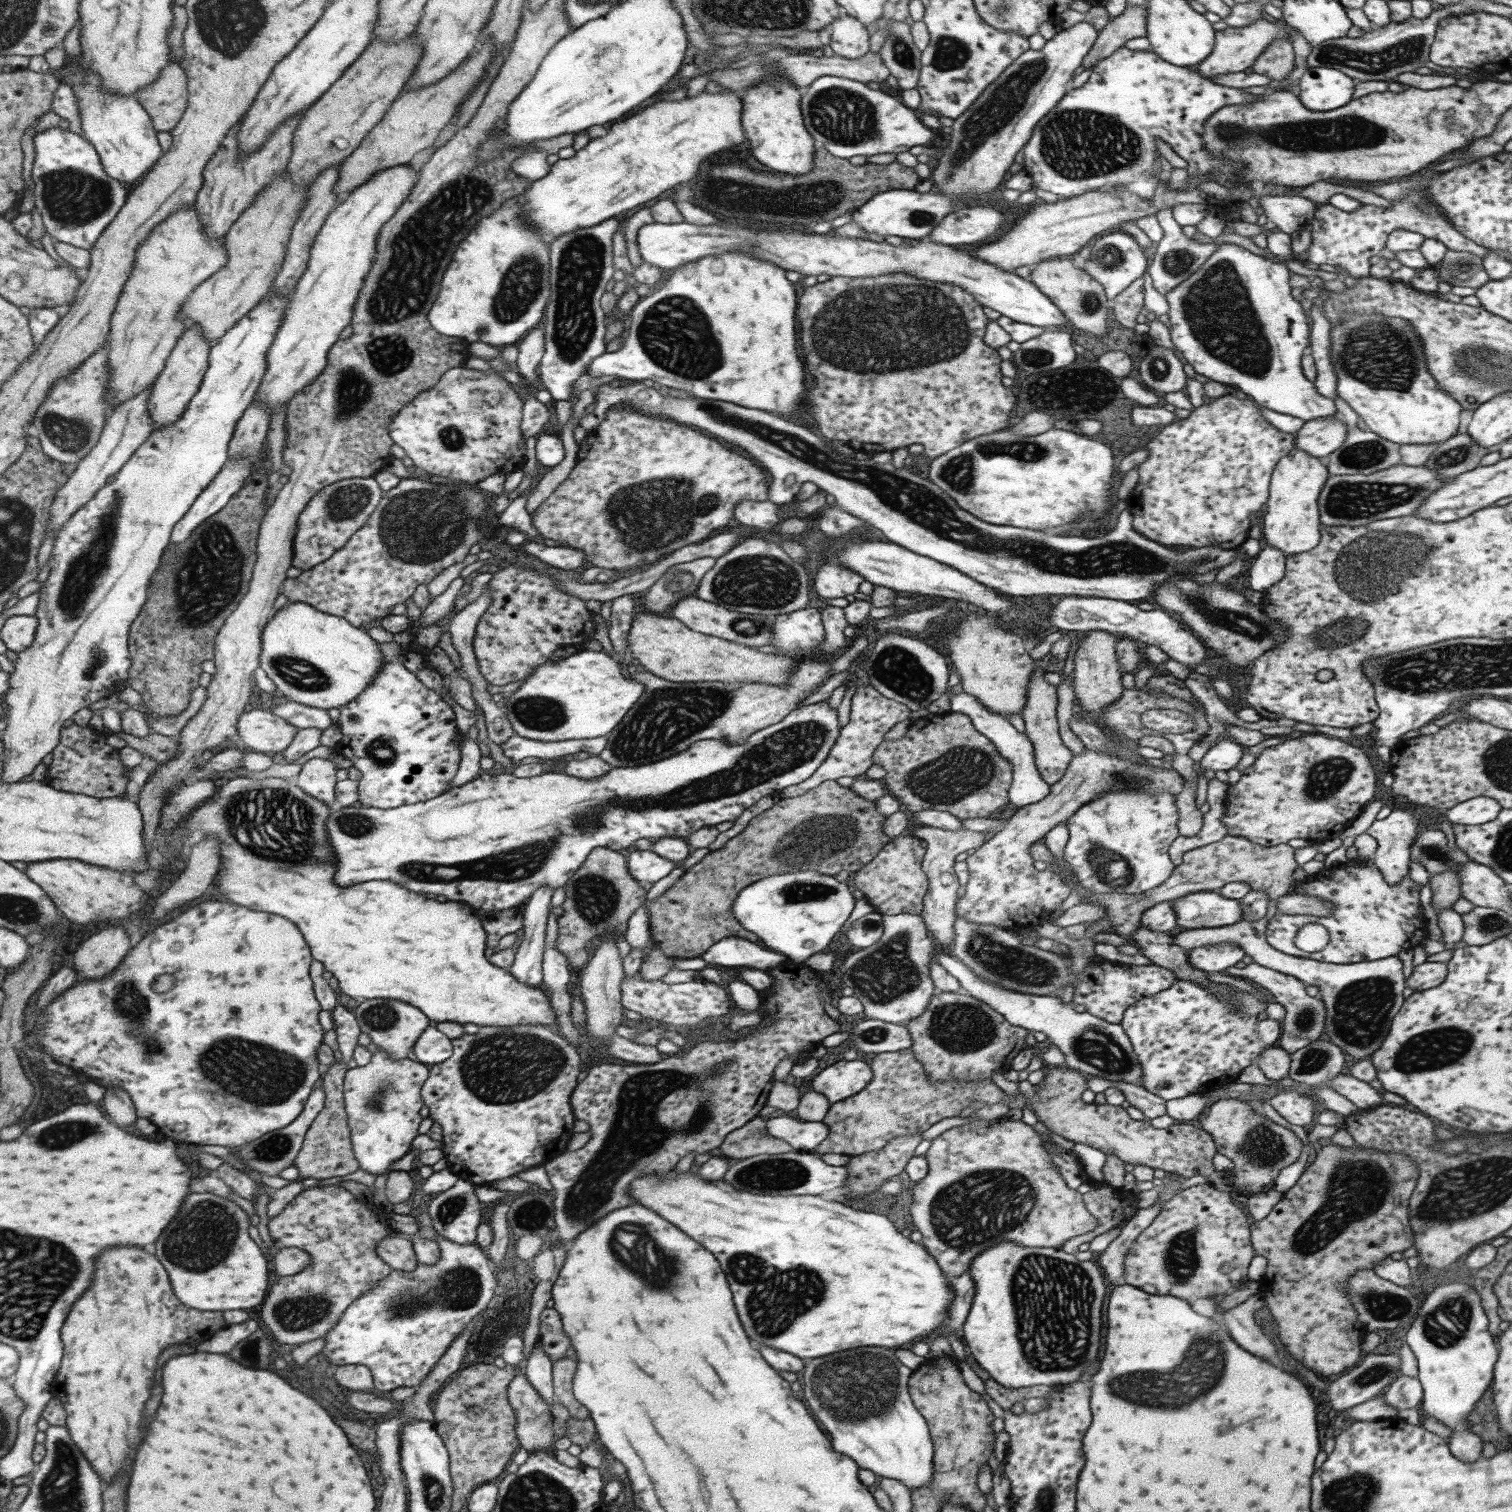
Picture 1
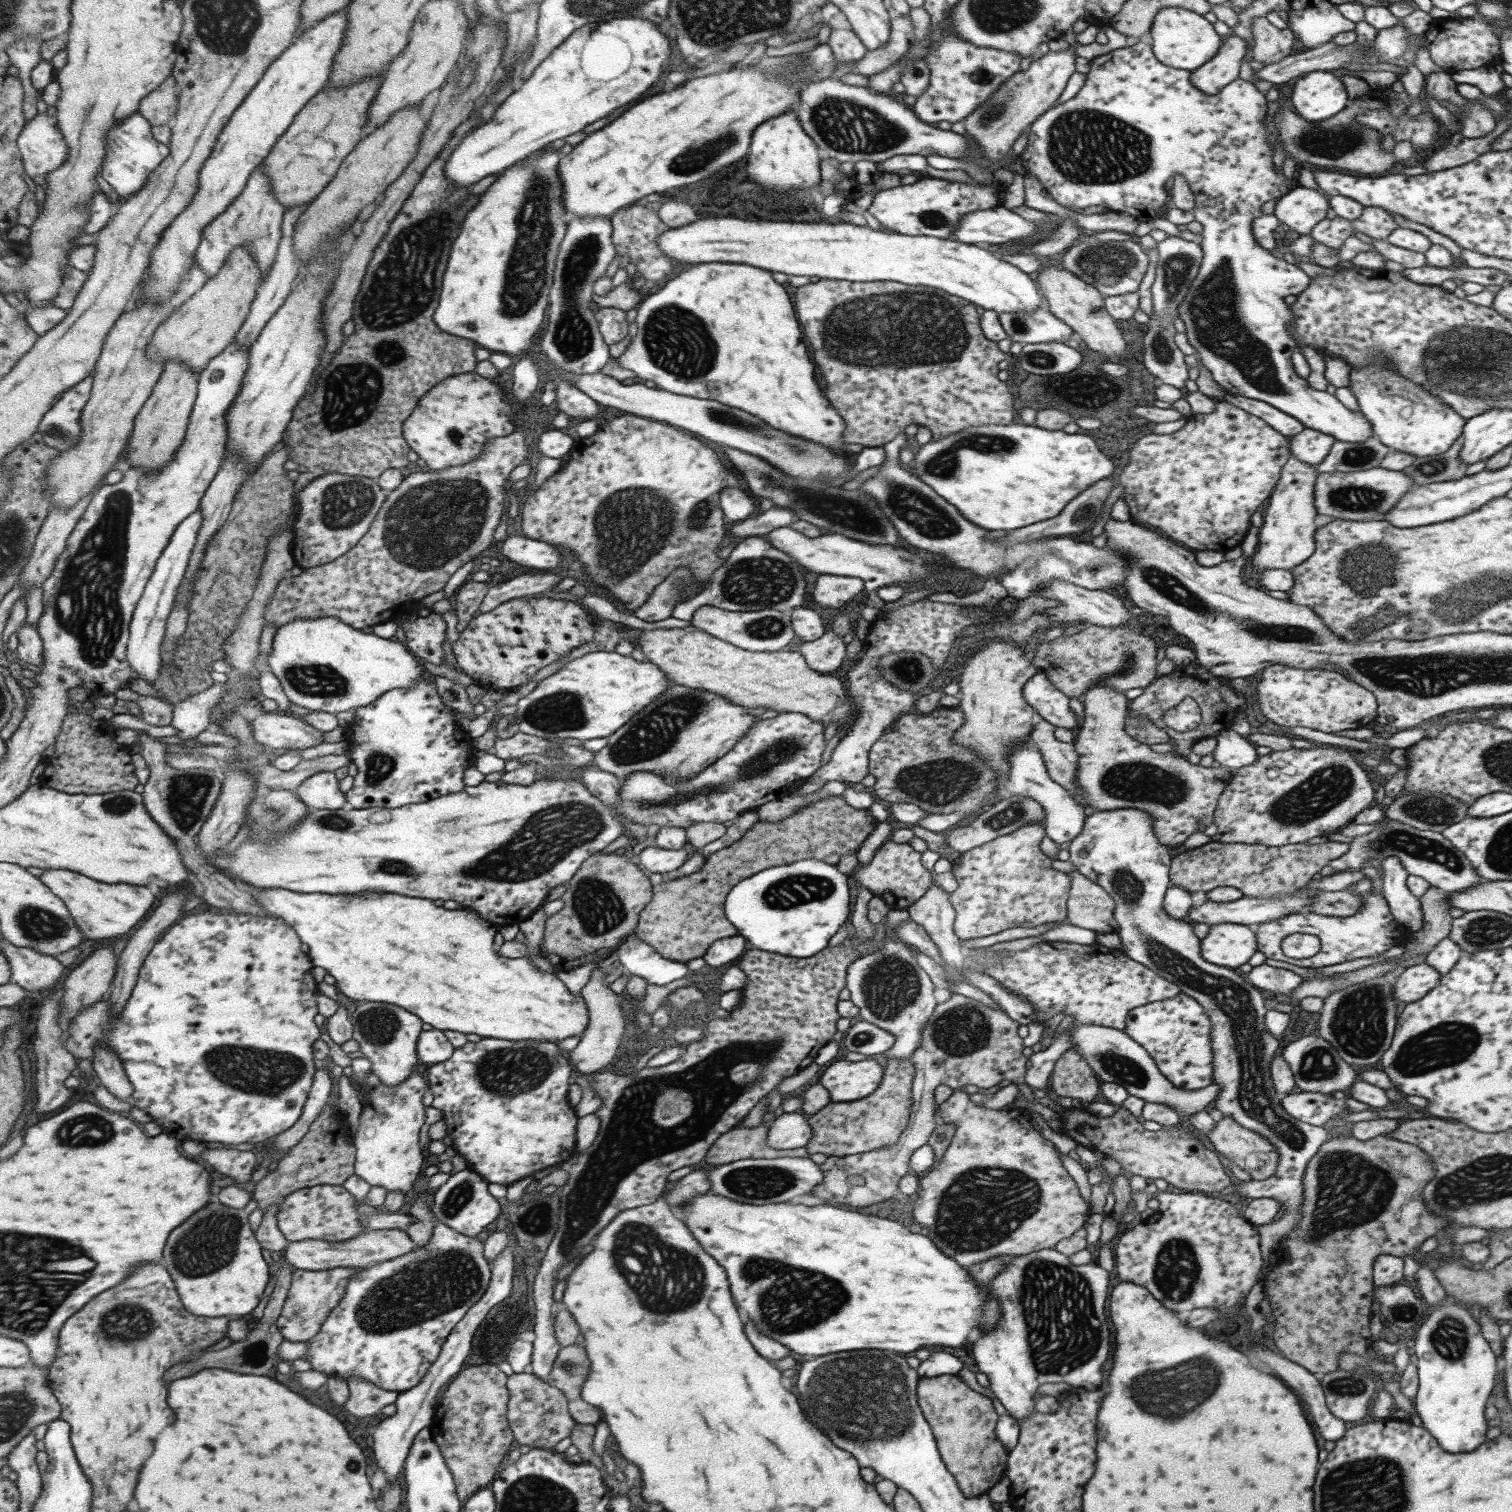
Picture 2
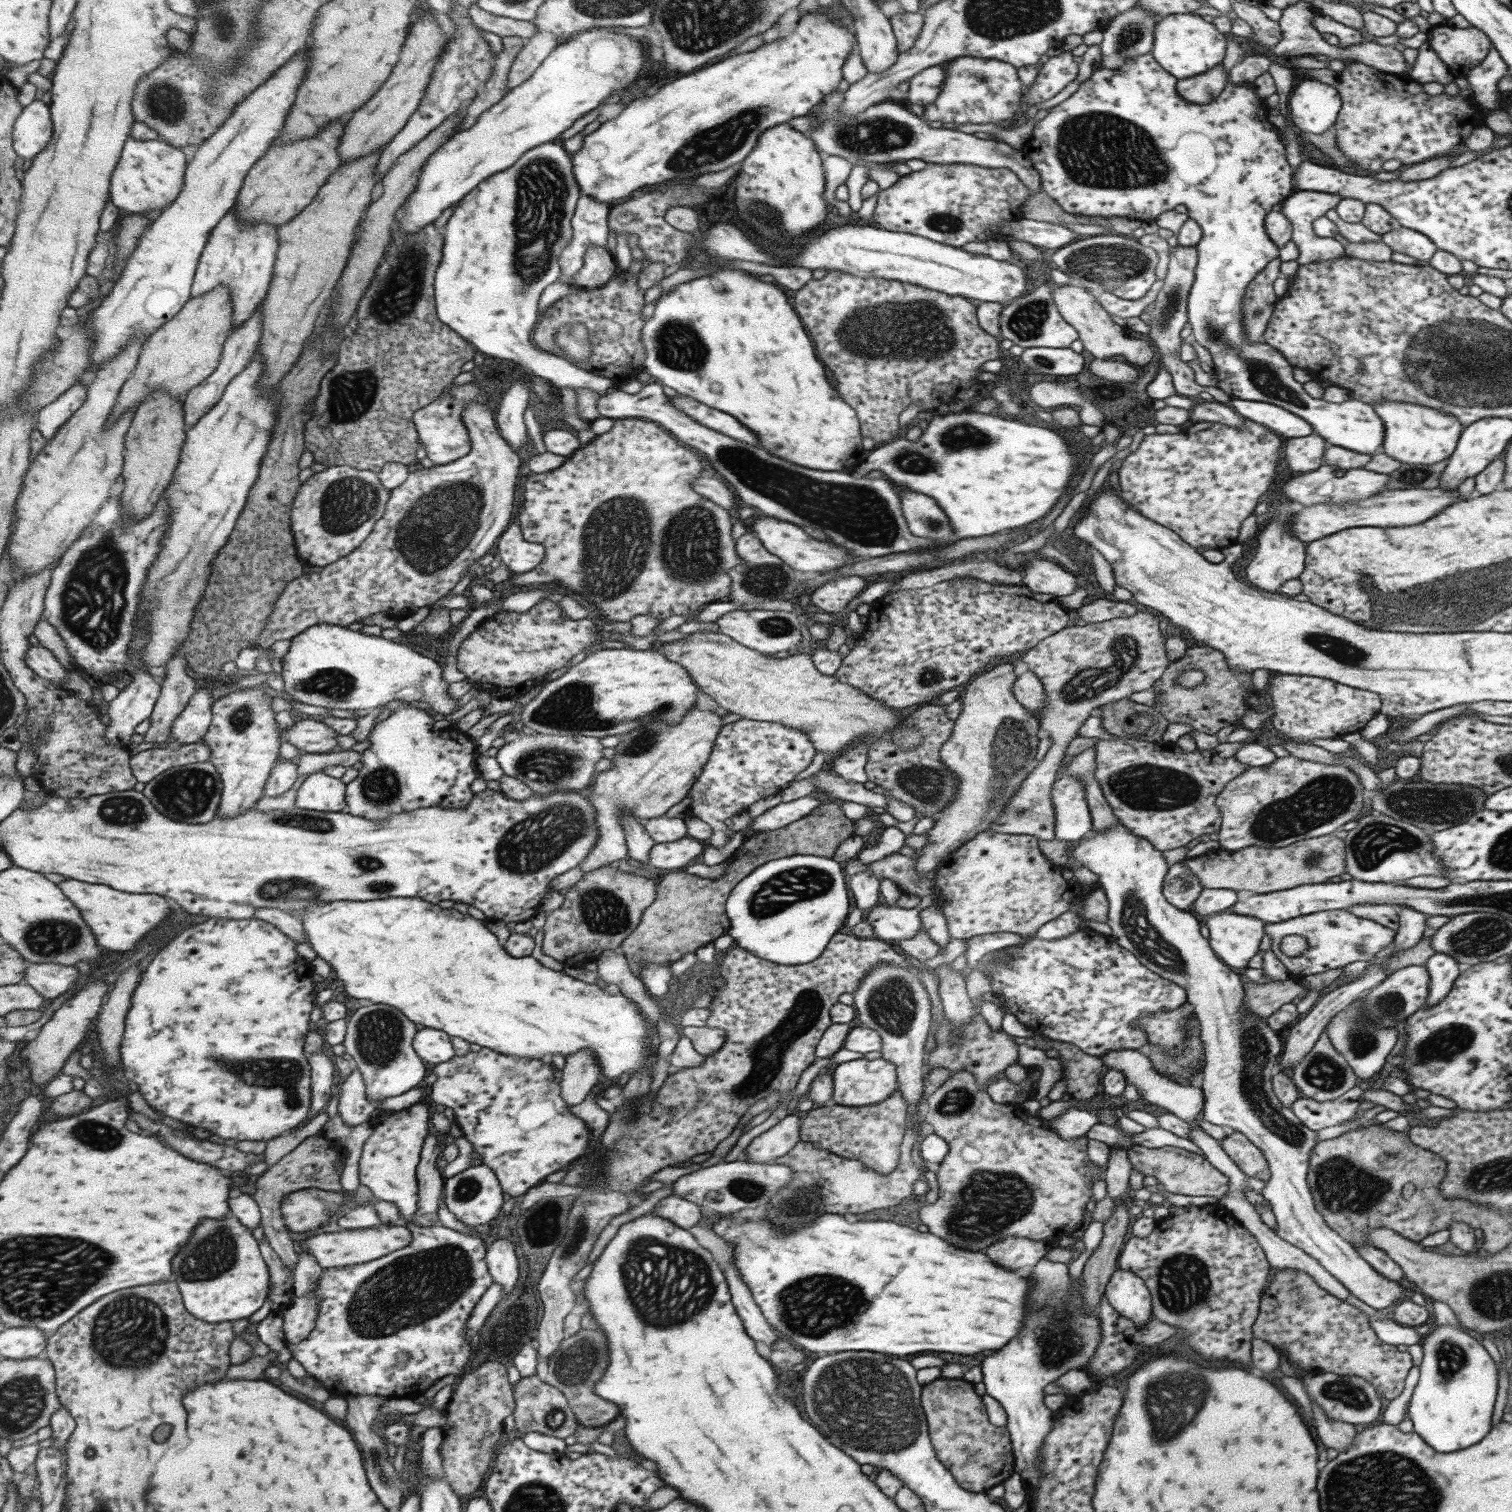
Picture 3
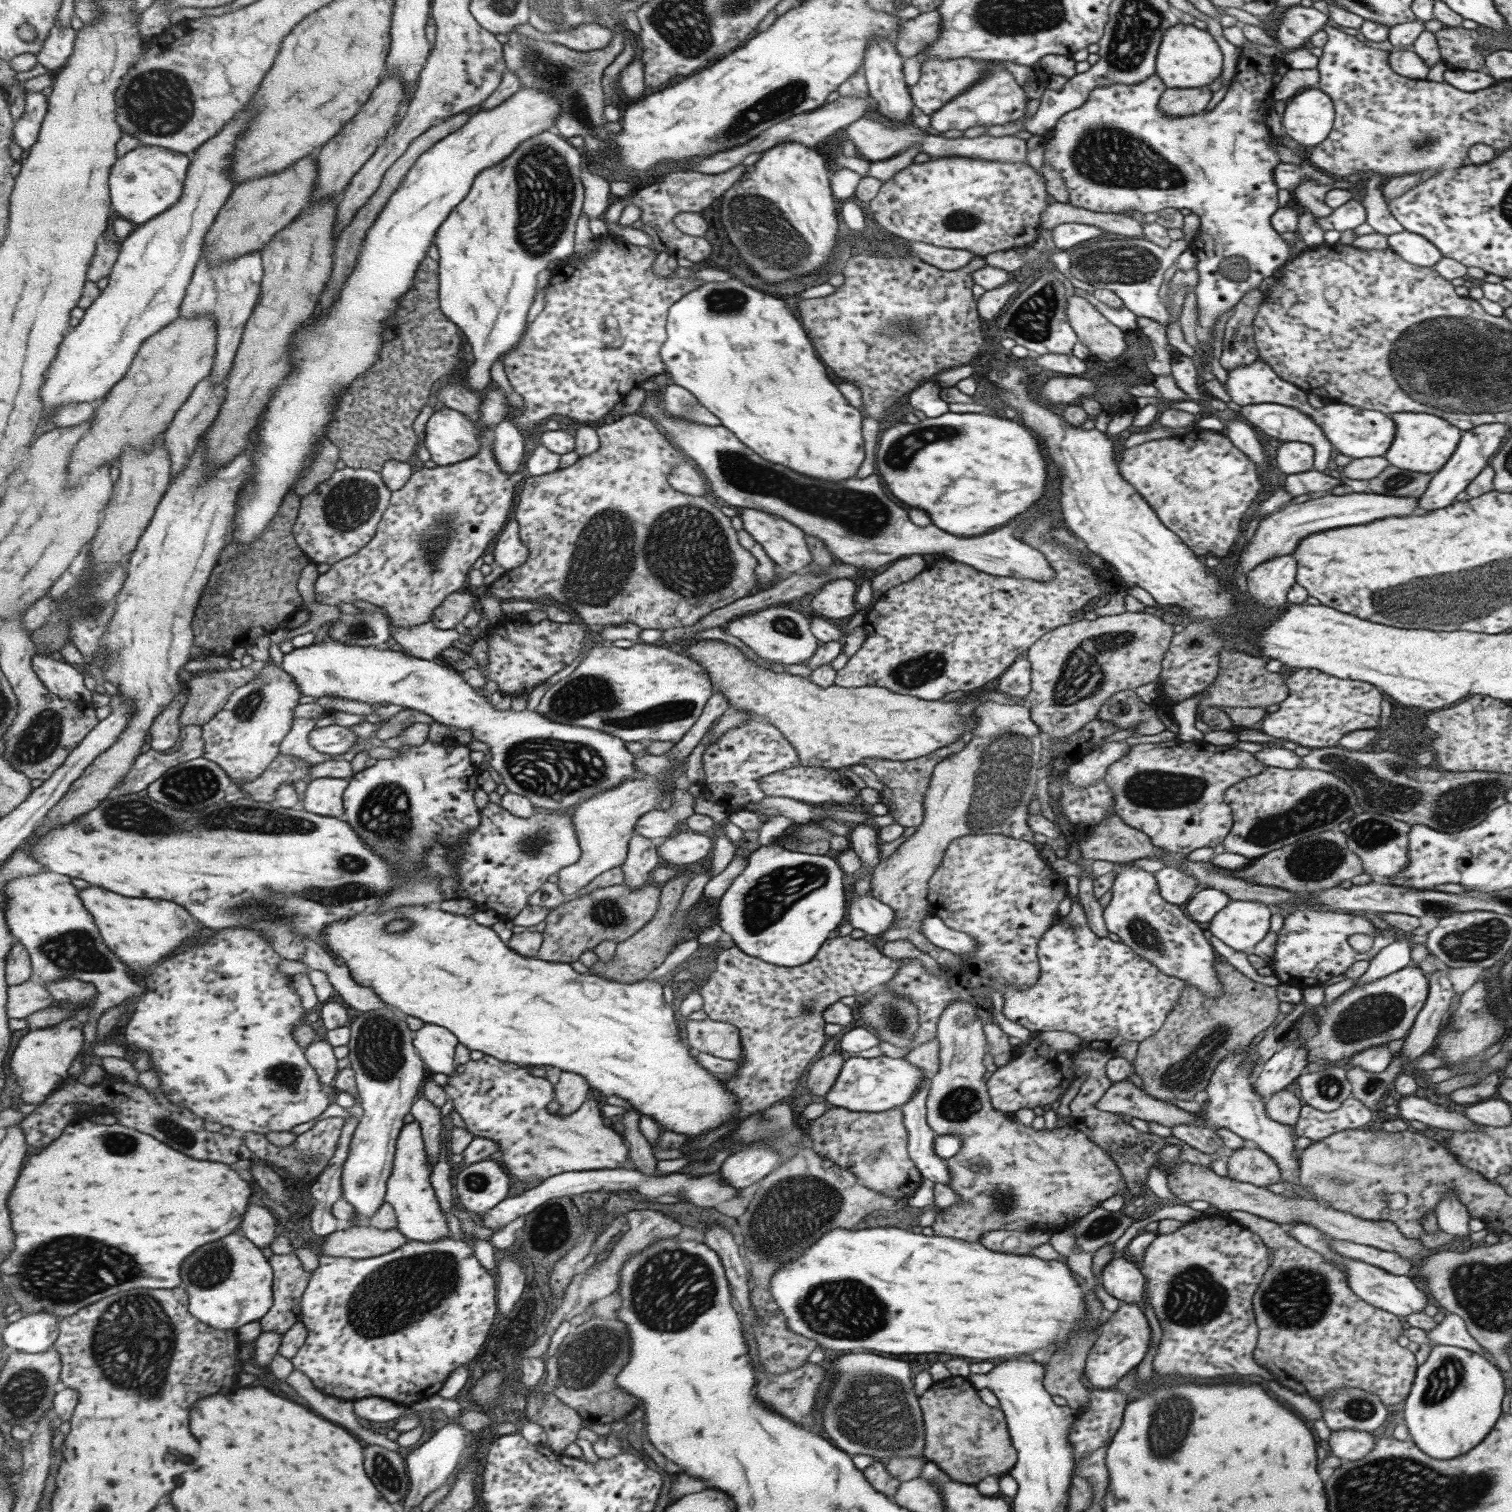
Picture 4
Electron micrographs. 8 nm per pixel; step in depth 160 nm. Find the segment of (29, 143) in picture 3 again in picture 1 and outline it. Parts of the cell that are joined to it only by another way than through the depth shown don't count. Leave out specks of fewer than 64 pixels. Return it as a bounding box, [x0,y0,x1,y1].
[33,127,131,250]

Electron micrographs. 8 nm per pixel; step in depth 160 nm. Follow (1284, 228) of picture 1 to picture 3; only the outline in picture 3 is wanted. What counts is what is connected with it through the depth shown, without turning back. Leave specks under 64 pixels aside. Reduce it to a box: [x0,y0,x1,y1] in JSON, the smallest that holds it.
[1281,190,1344,264]

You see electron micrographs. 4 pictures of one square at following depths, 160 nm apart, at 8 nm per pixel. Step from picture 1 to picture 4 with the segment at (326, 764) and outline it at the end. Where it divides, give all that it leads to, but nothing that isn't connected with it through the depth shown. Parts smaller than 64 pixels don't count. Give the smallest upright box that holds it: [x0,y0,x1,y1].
[303,778,350,818]

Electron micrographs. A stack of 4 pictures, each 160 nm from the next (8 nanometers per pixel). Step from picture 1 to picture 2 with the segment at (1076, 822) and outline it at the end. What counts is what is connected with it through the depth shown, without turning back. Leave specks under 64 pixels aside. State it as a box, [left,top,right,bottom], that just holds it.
[1063,808,1332,1256]

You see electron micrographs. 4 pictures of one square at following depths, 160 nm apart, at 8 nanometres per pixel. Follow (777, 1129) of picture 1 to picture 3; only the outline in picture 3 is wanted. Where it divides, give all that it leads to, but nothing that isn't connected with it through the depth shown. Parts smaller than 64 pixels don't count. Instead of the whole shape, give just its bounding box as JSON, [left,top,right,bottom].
[743,1115,800,1164]

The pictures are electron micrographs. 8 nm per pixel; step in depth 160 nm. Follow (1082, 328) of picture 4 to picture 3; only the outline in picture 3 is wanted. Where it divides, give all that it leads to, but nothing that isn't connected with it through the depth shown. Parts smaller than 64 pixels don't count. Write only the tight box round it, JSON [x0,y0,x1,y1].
[1051,285,1154,368]

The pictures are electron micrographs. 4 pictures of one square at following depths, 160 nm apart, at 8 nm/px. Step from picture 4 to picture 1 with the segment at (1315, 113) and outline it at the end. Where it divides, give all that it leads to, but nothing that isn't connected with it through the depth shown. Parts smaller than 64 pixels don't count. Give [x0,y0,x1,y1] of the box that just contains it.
[1293,67,1355,111]

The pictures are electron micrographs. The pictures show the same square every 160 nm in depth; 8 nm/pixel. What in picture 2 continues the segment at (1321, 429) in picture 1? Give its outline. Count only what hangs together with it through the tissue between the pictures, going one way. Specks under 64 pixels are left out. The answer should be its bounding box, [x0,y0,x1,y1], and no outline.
[1288,428,1334,466]

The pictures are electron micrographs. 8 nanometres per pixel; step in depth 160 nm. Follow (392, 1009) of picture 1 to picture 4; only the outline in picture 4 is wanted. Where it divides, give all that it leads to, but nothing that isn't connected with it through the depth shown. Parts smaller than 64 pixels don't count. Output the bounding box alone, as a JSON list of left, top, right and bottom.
[342,1006,427,1227]

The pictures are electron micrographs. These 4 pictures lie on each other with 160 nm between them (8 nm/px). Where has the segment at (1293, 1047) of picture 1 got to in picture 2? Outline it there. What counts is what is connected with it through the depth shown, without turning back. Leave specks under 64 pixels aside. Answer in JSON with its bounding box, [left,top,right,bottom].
[1247,963,1303,997]

